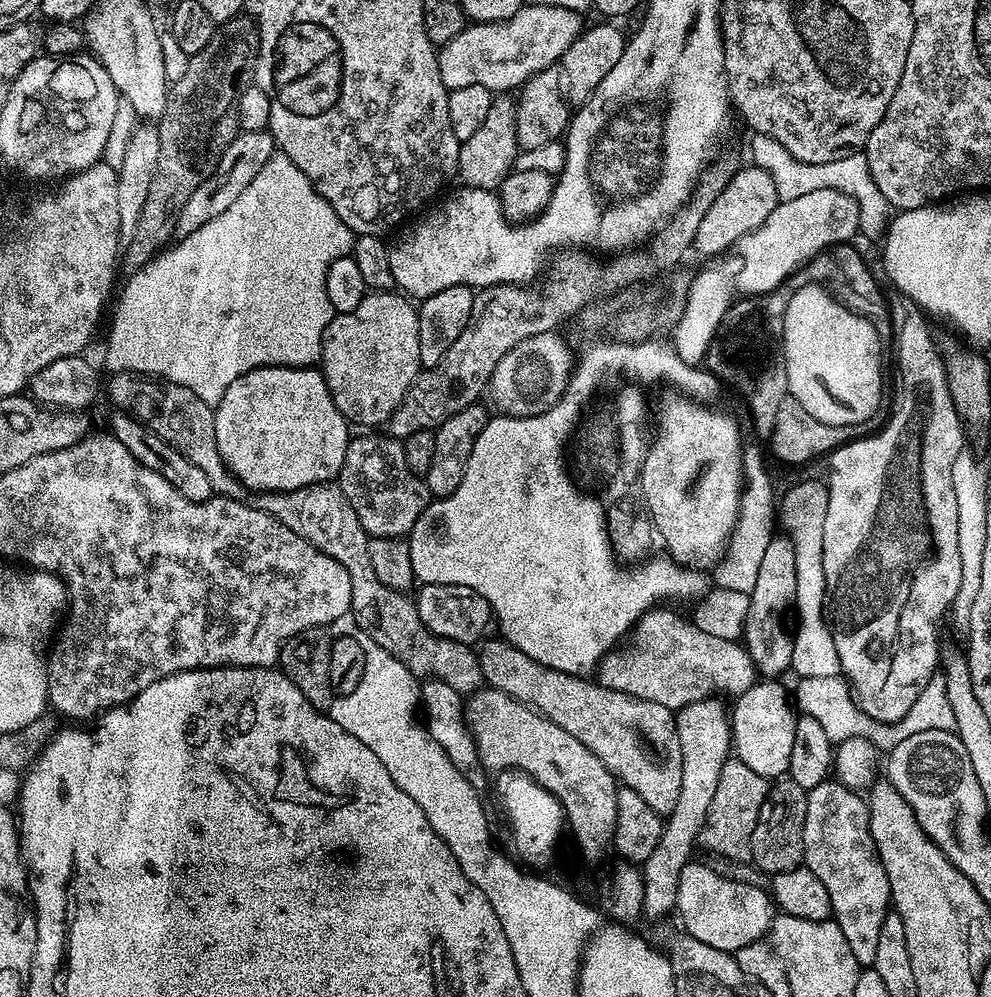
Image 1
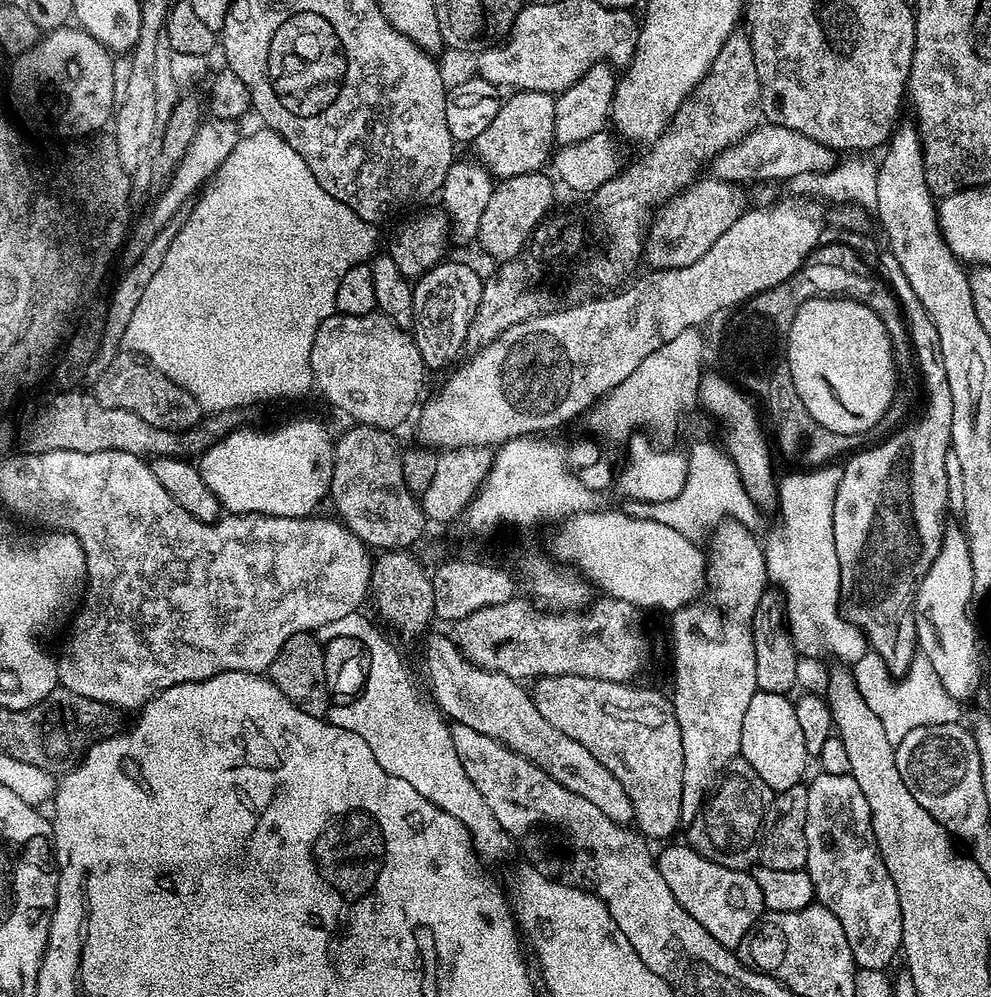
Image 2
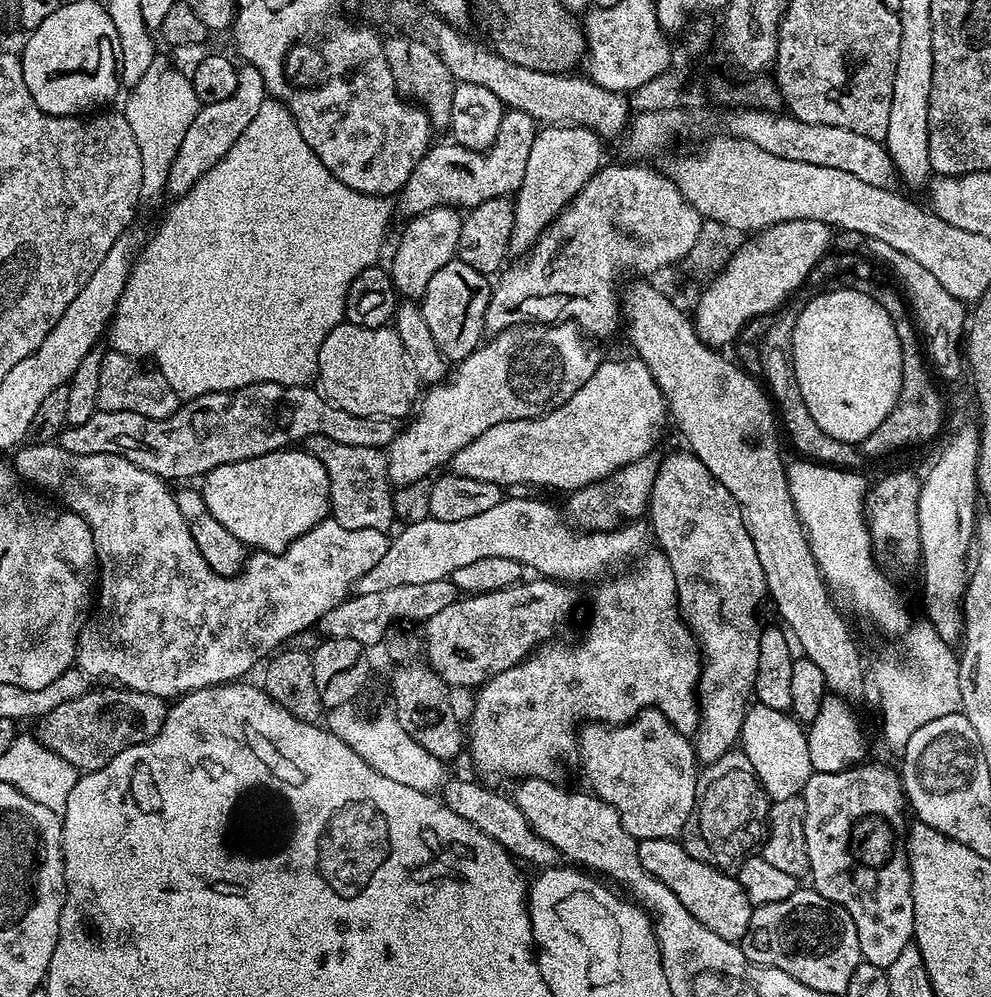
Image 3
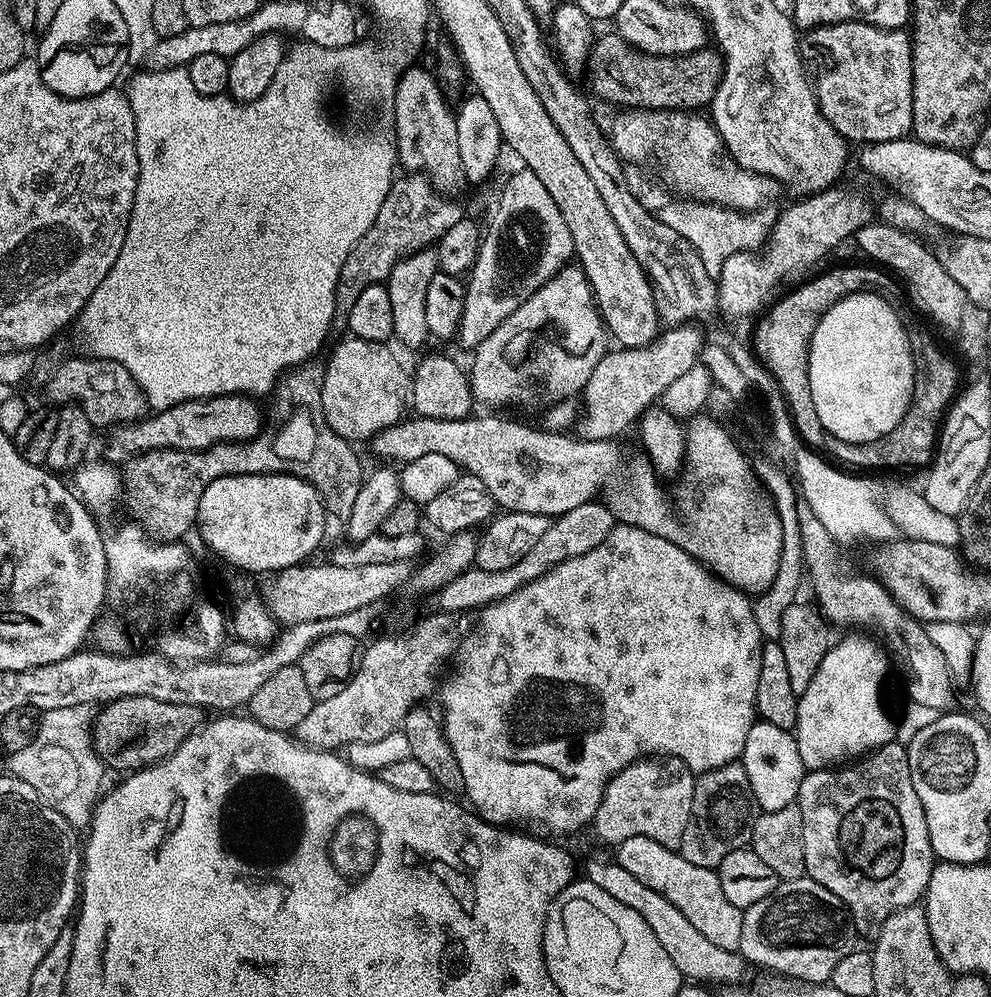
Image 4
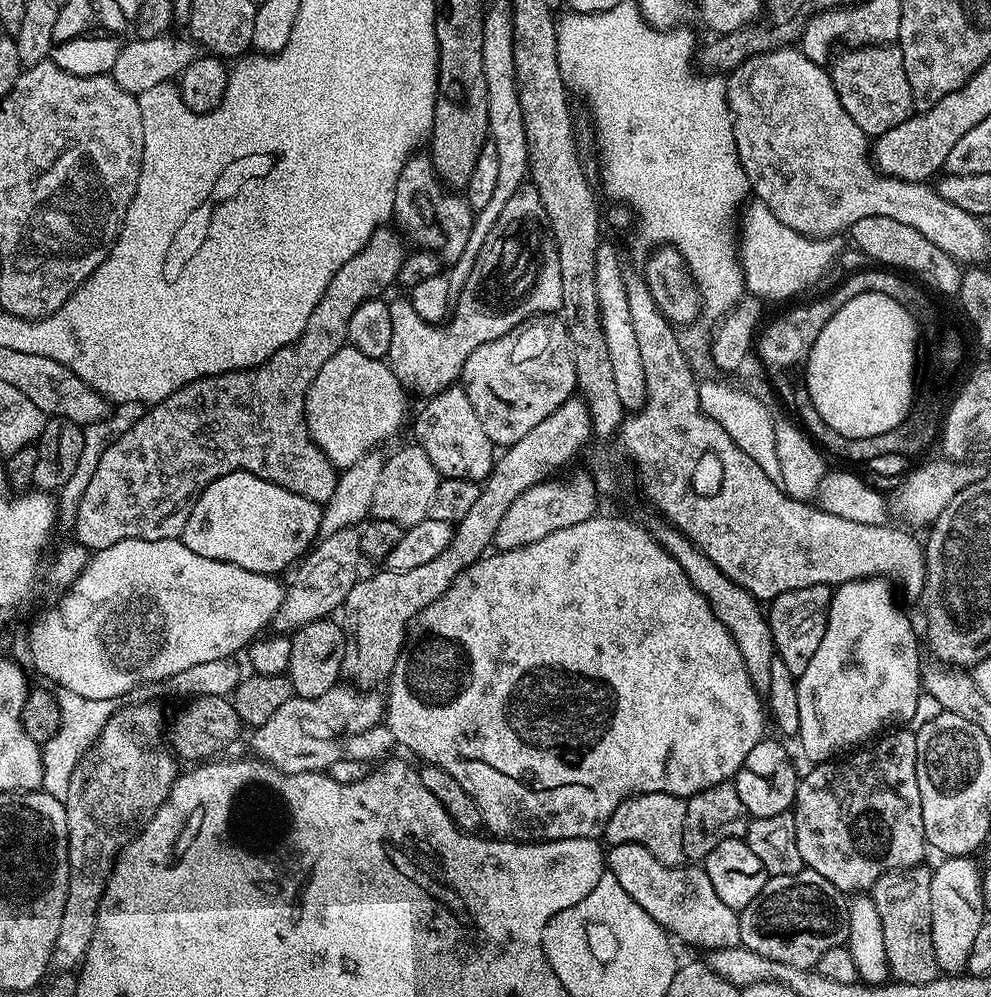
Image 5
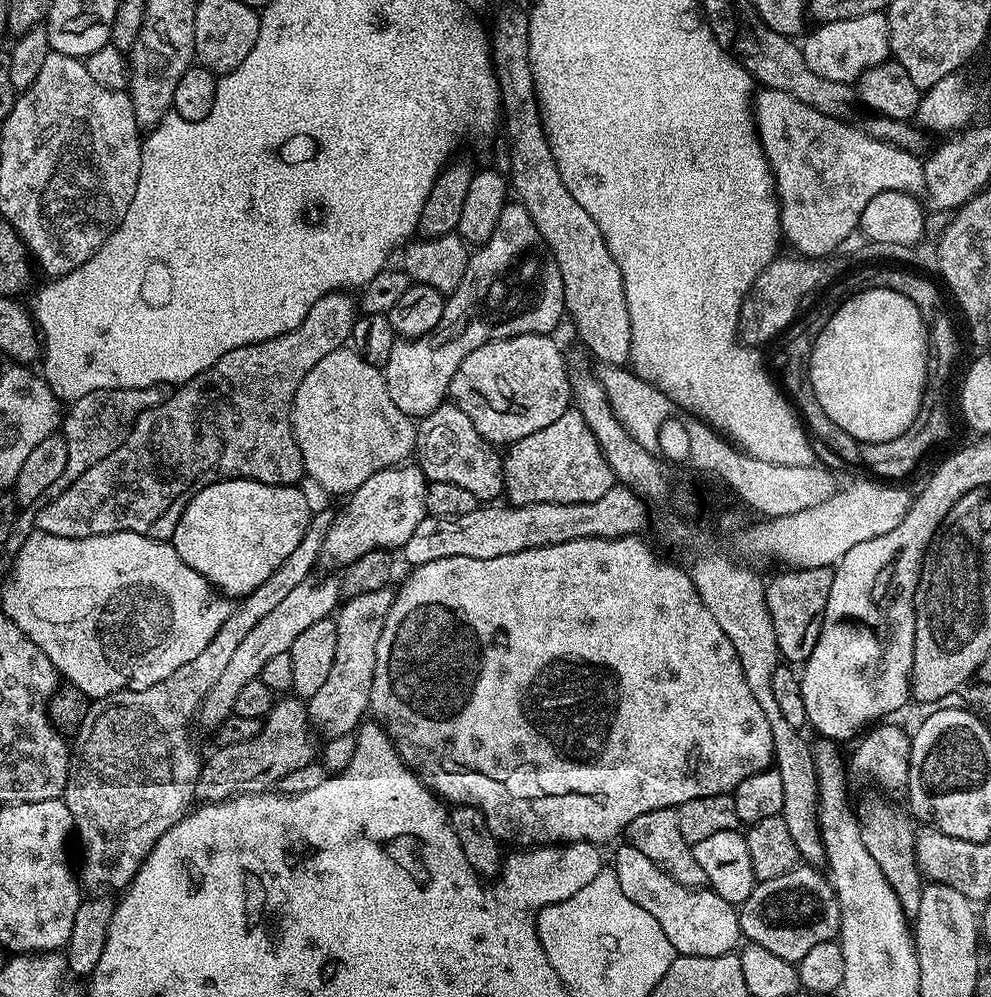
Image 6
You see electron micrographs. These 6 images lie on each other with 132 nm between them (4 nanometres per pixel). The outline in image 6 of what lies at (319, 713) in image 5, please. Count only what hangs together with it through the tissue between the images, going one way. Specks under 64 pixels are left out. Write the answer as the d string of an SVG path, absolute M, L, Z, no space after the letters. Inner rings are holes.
M277 699L276 705L269 710L262 721L262 727L254 738L246 742L234 742L234 746L217 747L216 753L209 760L203 761L200 777L196 783L196 800L216 804L219 800L228 800L231 796L241 796L247 792L262 792L279 785L282 777L290 774L290 770L298 770L298 766L313 763L318 756L318 740L312 737L314 725L309 717L307 707L299 699Z

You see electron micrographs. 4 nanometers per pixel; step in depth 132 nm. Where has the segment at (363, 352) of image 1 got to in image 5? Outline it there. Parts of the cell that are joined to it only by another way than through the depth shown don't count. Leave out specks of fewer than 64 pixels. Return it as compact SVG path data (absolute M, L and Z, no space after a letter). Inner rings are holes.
M345 346L318 370L318 378L310 382L310 390L304 399L304 417L315 444L324 451L326 458L343 470L373 451L387 436L392 436L404 420L404 395L406 389L399 378L393 374L384 360L366 358L357 348Z

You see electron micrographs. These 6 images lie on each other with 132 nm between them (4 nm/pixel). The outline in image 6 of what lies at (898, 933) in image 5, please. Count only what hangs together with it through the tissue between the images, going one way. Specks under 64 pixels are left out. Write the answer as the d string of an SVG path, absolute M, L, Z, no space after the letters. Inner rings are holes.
M864 800L855 805L854 811L860 822L862 842L866 842L866 850L870 850L870 858L878 862L878 870L882 870L886 882L890 882L890 890L894 890L905 916L915 917L925 881L916 864L917 829L912 828L913 821L907 815L904 817L898 809L891 808L884 800Z

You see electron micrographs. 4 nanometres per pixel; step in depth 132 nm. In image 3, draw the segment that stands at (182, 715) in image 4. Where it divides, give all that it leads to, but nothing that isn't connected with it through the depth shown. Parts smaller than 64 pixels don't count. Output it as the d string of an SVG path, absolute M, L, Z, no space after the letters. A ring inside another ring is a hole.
M121 688L110 690L90 690L56 706L39 721L38 738L43 745L72 763L80 772L101 769L122 750L154 739L168 716L169 705L158 695Z

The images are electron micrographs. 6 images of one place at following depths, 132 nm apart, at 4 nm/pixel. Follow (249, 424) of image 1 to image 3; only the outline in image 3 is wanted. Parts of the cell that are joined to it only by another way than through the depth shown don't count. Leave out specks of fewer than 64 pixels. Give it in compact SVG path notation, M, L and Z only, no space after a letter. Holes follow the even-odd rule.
M293 446L283 452L262 454L258 458L250 458L242 462L234 462L226 466L218 466L210 470L202 480L202 491L206 498L206 506L210 506L210 514L238 538L249 549L257 552L281 552L292 542L302 538L314 526L329 519L332 503L330 502L330 478L326 478L326 466L318 462L311 452Z

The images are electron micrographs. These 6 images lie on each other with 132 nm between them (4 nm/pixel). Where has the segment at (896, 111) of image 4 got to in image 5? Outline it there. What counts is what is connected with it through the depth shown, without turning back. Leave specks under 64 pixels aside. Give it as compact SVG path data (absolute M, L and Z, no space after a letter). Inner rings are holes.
M865 44L841 52L844 53L831 61L830 75L838 94L838 102L842 102L846 114L854 118L858 130L870 138L879 138L886 134L886 130L894 130L894 126L906 122L913 115L910 82L906 82L902 50L896 44Z

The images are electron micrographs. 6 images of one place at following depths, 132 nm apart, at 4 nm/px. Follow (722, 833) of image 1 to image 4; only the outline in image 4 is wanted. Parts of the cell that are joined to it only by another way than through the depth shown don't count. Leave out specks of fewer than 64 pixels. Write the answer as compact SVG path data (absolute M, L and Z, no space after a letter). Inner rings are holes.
M737 762L718 766L709 772L699 773L696 776L696 785L694 786L690 822L686 826L686 834L682 834L682 842L678 849L680 856L686 858L686 862L694 862L694 866L713 870L719 869L722 858L726 858L726 854L751 845L757 815L756 799L750 790L750 778L746 778L743 763Z

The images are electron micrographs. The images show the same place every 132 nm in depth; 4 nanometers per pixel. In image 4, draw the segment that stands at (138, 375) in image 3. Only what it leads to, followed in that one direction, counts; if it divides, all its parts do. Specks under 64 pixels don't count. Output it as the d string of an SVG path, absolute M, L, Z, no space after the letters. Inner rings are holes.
M76 356L73 360L66 361L49 378L48 396L53 400L49 400L53 405L77 404L79 408L86 410L86 418L90 418L93 429L96 430L108 430L118 424L132 424L133 421L142 420L149 415L146 394L142 386L134 382L126 366L118 366L118 362L84 356Z

